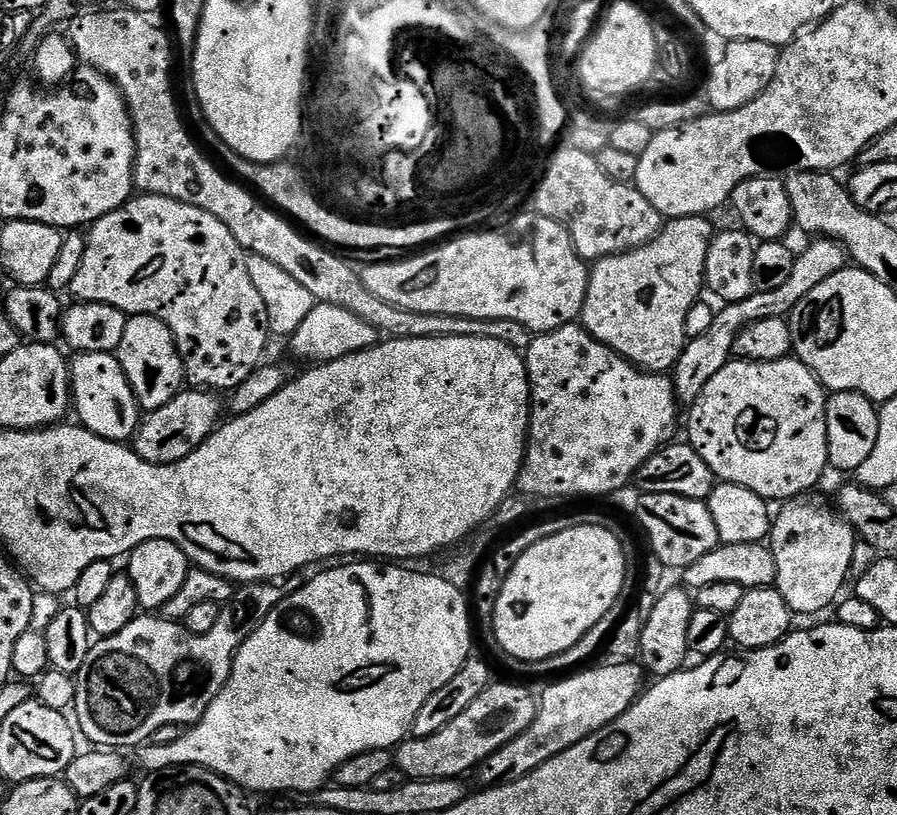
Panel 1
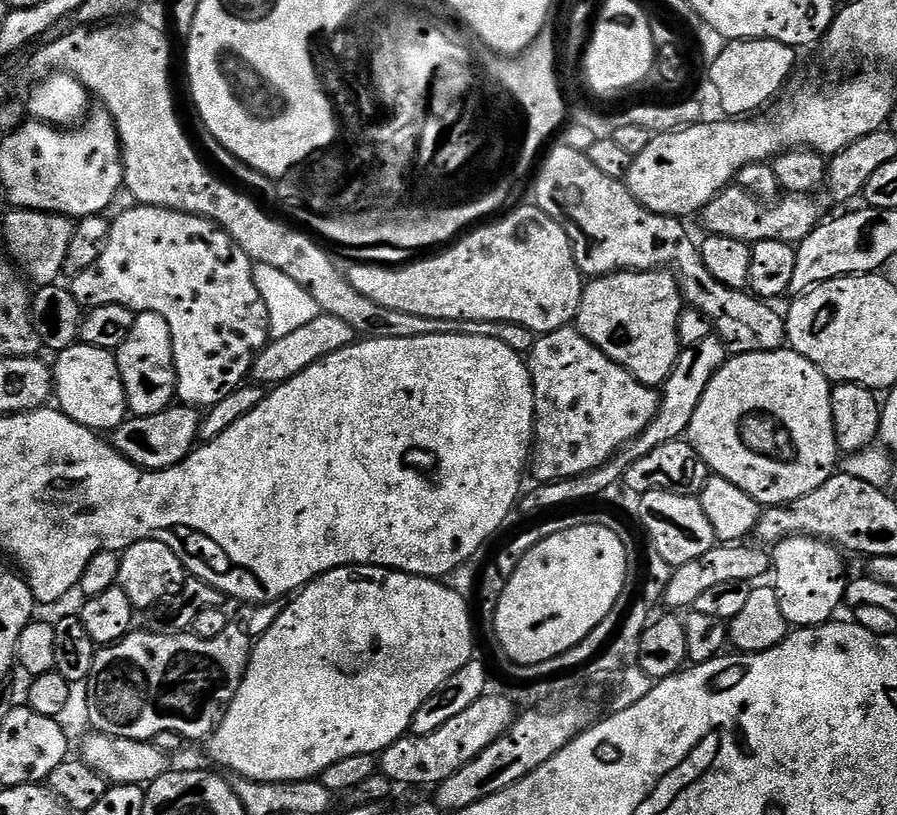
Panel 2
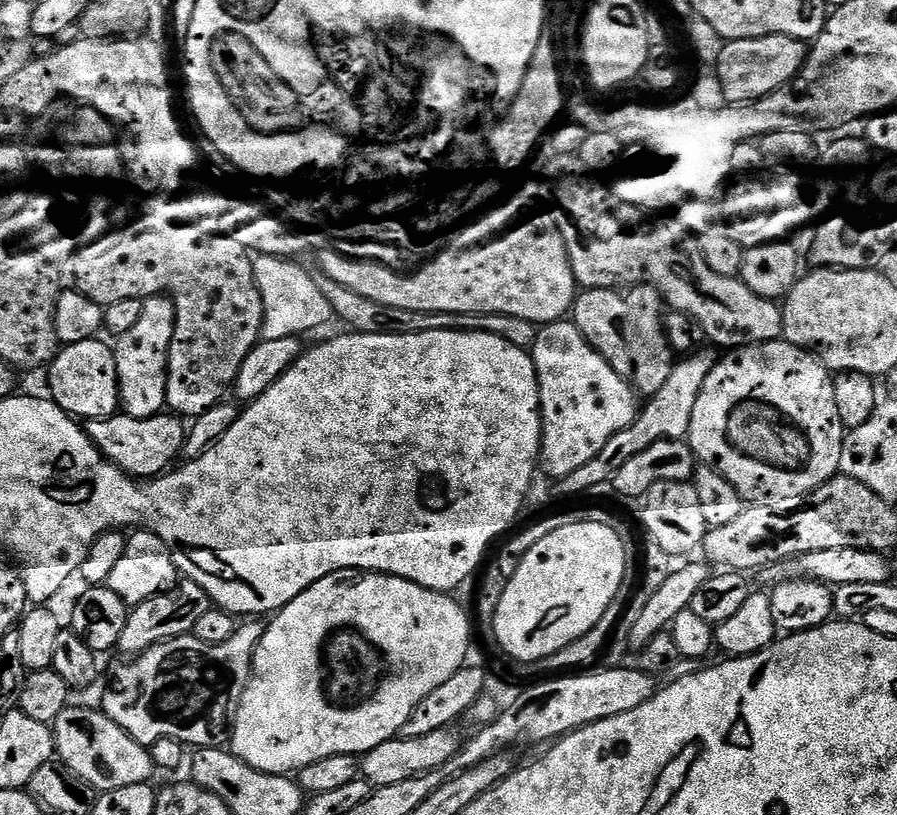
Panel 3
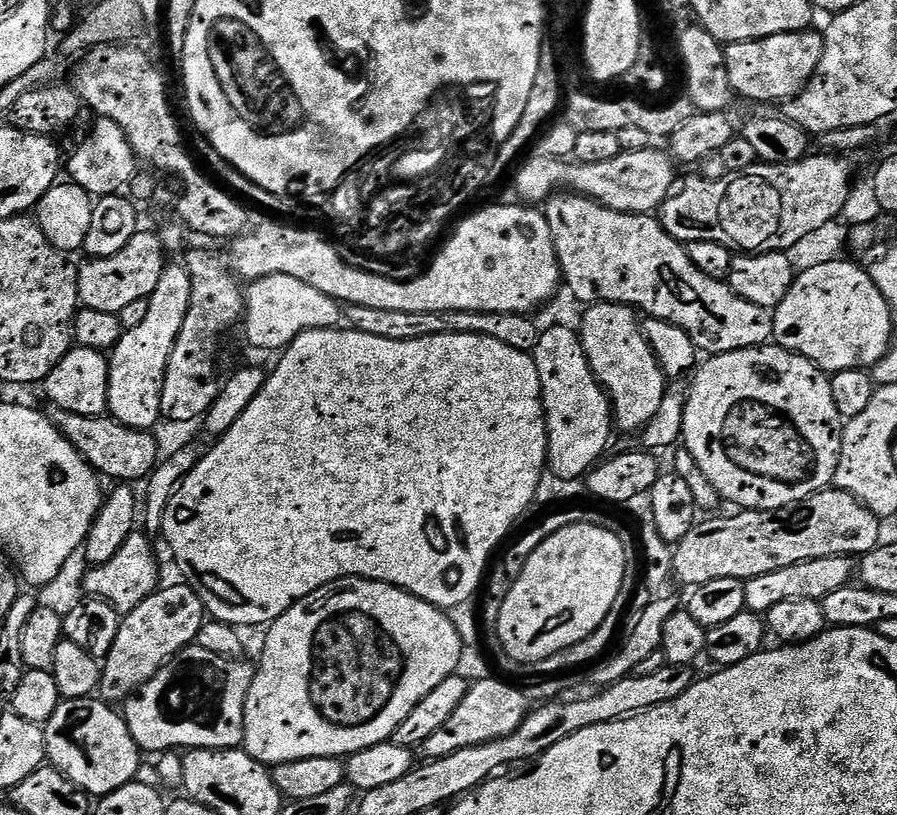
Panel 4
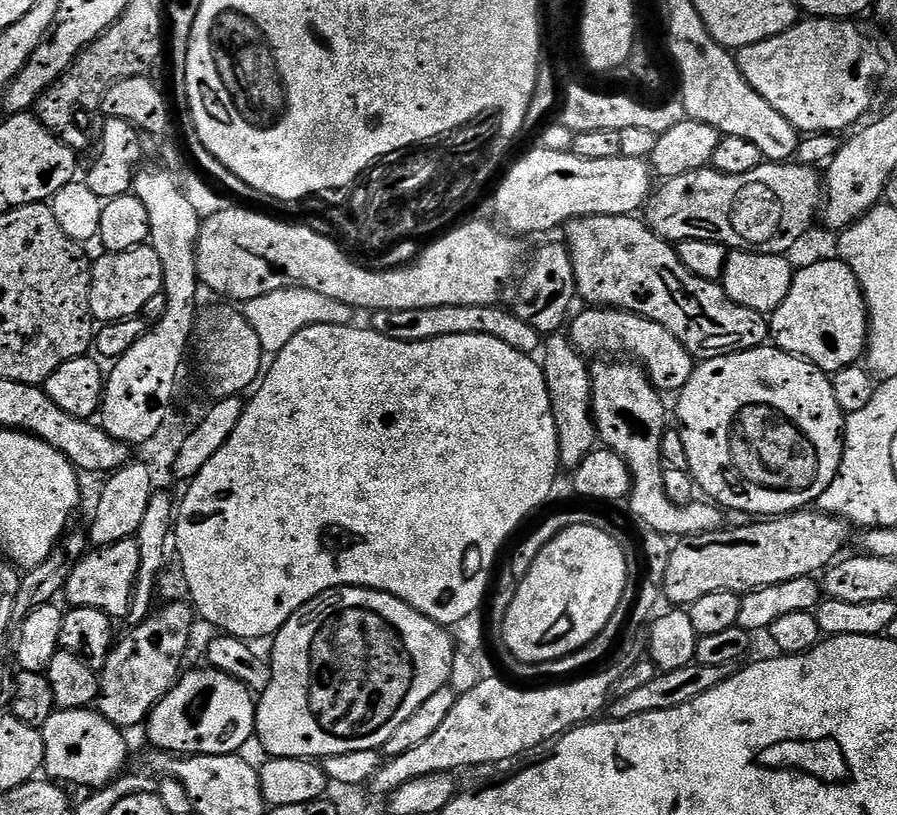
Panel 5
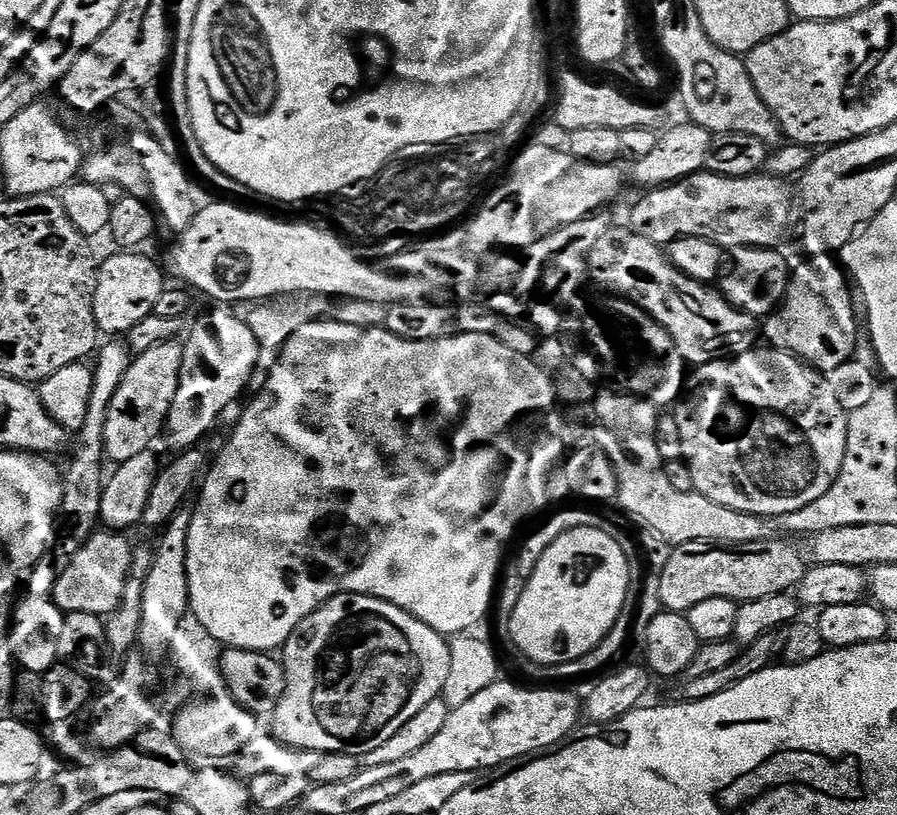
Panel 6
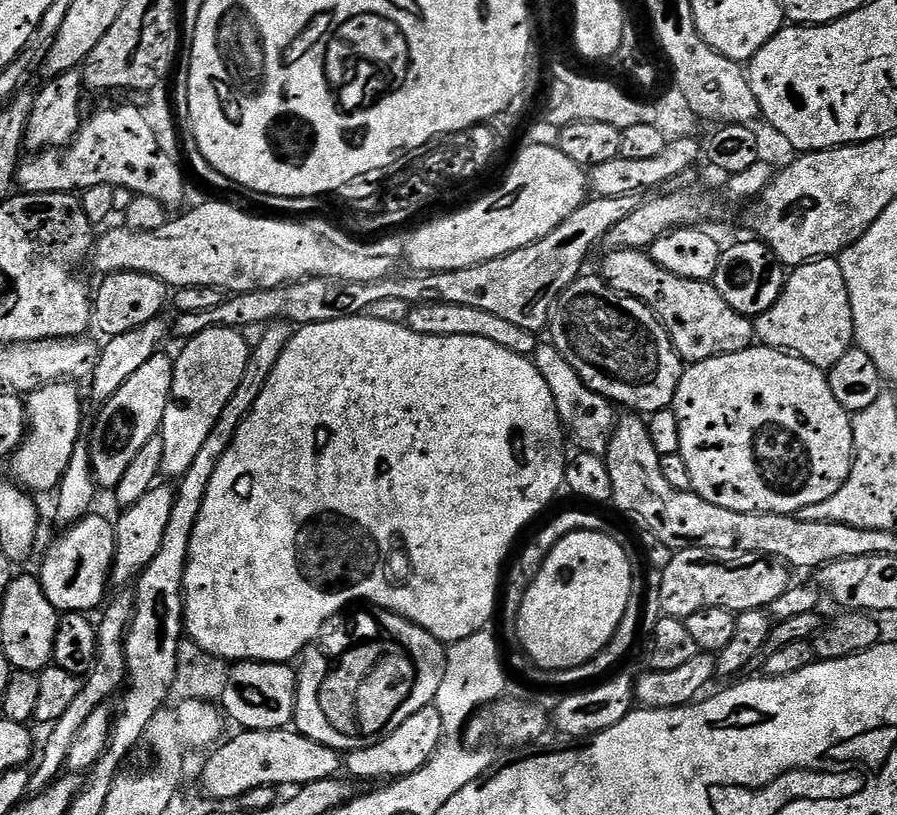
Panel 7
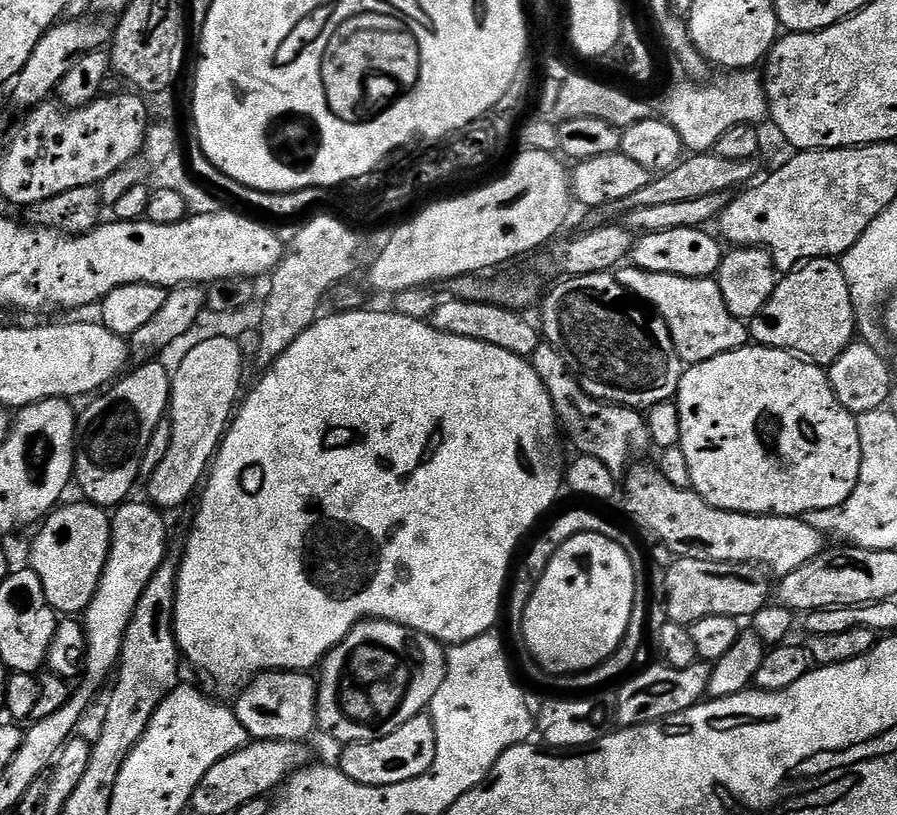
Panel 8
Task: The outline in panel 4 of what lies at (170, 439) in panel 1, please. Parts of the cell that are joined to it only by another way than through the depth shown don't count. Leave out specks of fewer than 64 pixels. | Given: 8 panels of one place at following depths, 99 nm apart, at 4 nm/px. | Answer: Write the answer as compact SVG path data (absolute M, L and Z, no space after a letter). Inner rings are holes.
M53 407L50 419L62 435L80 451L84 461L95 468L101 477L116 480L112 482L132 482L152 475L162 459L160 444L152 437L151 431L142 428L127 428L113 420L111 415L83 416L70 414L66 410Z

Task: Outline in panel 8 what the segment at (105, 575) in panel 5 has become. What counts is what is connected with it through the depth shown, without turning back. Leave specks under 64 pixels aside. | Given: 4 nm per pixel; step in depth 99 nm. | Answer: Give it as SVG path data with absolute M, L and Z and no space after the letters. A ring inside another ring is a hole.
M79 503L57 507L39 525L40 533L32 540L30 567L42 581L50 606L60 614L80 614L87 608L98 590L112 545L109 513L97 504Z

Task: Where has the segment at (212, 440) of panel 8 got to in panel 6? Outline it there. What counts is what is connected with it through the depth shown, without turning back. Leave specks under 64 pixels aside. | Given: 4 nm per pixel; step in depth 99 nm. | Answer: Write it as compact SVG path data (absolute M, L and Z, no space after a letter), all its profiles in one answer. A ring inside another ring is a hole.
M216 306L197 324L193 323L183 341L182 370L178 378L178 390L170 406L166 425L166 440L173 453L187 452L201 442L200 439L220 424L220 416L230 406L230 402L243 397L244 387L256 372L262 349L254 334L250 334L247 319L235 316L235 311L224 306Z

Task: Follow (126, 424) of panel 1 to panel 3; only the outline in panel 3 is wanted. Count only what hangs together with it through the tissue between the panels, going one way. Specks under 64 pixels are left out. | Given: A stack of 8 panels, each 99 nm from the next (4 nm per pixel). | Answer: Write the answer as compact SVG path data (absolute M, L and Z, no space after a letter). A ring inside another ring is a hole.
M97 338L65 344L46 369L48 384L52 387L51 399L63 412L80 422L105 420L117 415L120 408L116 354L111 343L103 344L102 341Z

